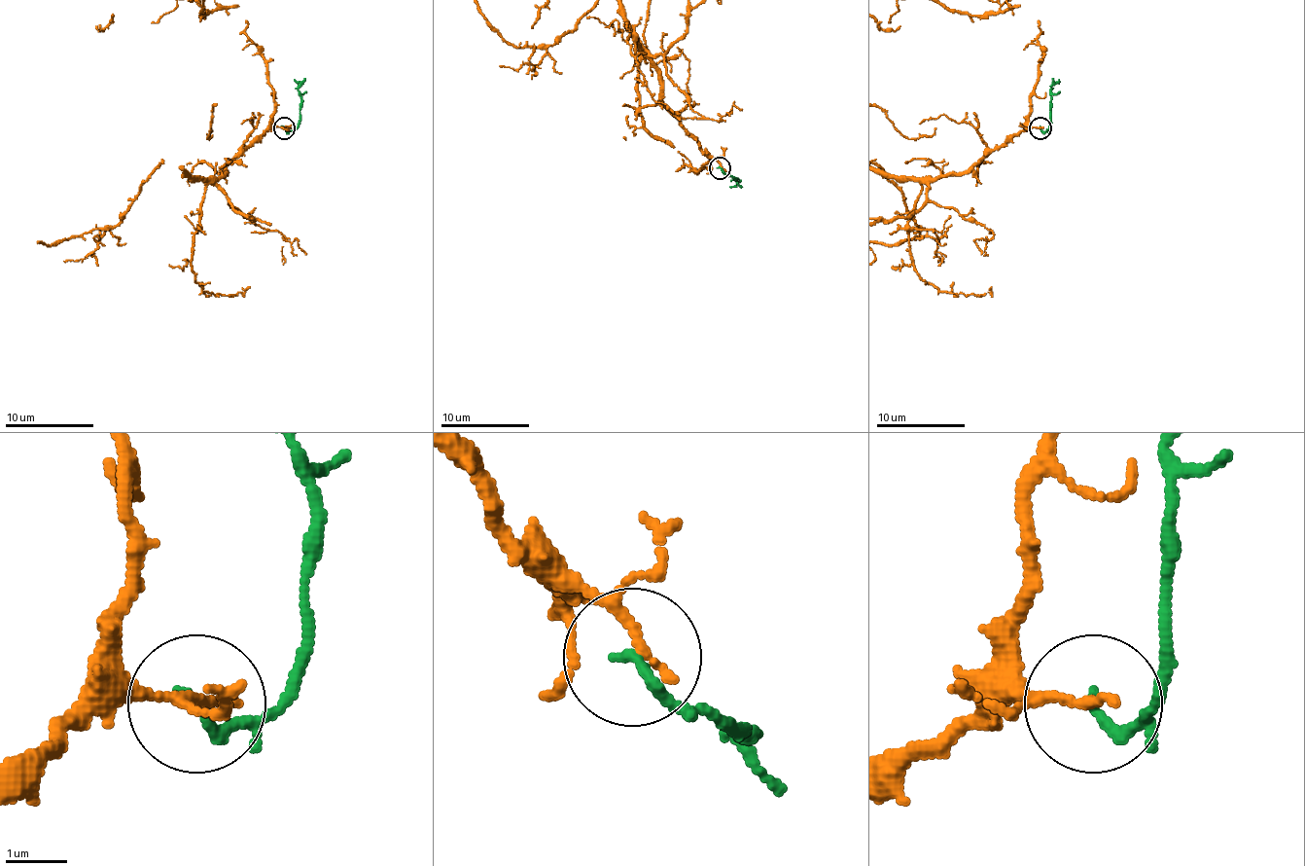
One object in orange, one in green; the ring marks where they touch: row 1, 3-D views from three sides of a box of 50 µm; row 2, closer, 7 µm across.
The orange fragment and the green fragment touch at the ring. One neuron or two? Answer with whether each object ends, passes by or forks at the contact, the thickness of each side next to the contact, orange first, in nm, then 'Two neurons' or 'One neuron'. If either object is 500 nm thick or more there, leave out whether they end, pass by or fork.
At the ring orange passes by. At the ring green ends. Thickness 120 nm (orange) against 190 nm. Two neurons

